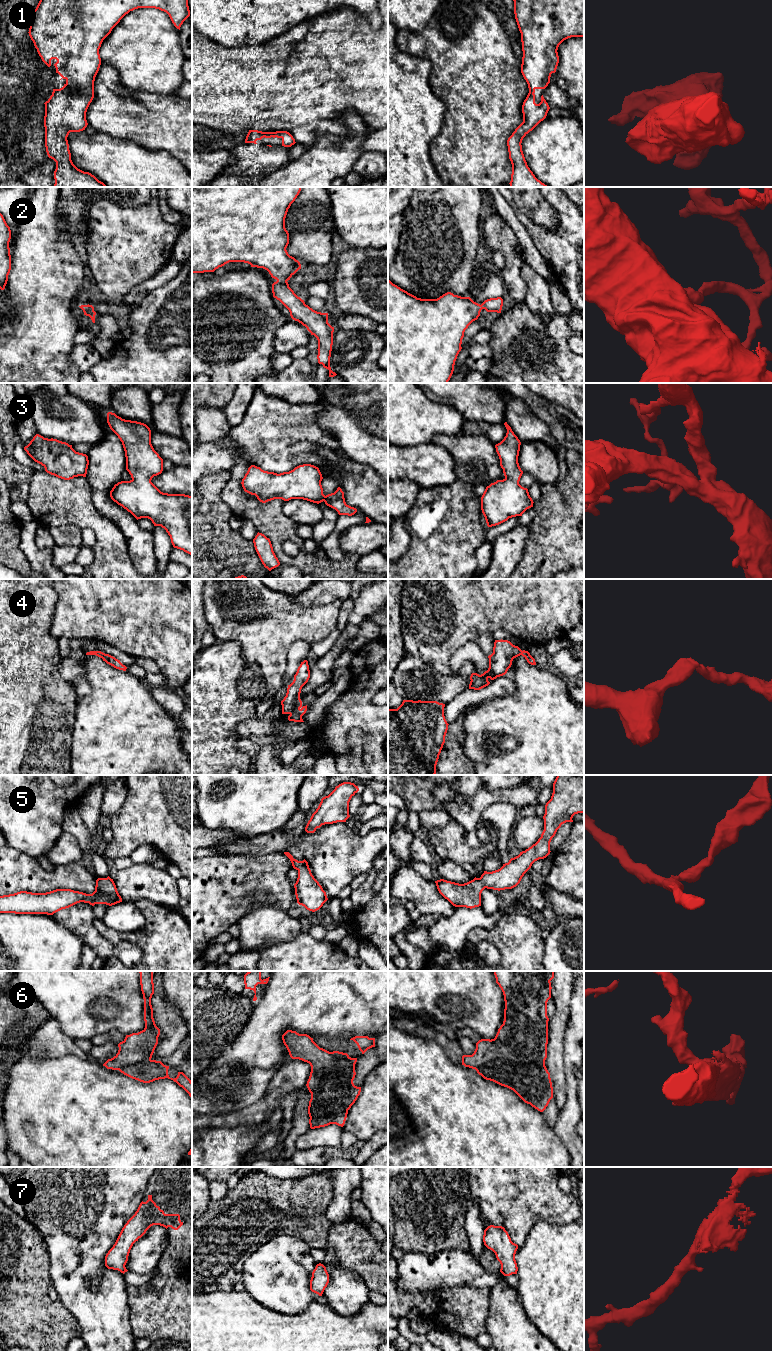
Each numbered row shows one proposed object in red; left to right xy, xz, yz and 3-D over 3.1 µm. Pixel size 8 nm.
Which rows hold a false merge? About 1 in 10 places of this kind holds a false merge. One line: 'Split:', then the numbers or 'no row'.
Split: no row

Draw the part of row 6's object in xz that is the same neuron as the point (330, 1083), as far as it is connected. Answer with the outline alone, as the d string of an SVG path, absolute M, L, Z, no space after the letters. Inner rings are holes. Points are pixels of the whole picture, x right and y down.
M287 1030L282 1035L282 1040L292 1059L299 1059L311 1066L311 1072L307 1081L307 1088L311 1093L308 1106L309 1124L311 1129L336 1124L343 1127L348 1110L355 1103L361 1092L361 1087L354 1085L355 1064L357 1058L351 1058L347 1053L329 1052L320 1048L307 1034L299 1034L296 1031Z

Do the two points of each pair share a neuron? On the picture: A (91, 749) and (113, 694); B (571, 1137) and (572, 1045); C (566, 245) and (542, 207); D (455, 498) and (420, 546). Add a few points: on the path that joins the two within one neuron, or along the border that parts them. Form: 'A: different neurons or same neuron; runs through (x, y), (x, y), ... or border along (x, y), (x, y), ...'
A: same neuron; runs through (96, 735), (113, 718), (113, 708)
B: same neuron; runs through (571, 1114), (571, 1068)
C: different neurons; border along (533, 220), (548, 228), (555, 228), (559, 223)
D: same neuron; runs through (455, 513), (455, 522), (435, 542)

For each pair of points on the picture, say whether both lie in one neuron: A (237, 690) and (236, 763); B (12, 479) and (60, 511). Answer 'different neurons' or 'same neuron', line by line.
A: same neuron
B: different neurons

